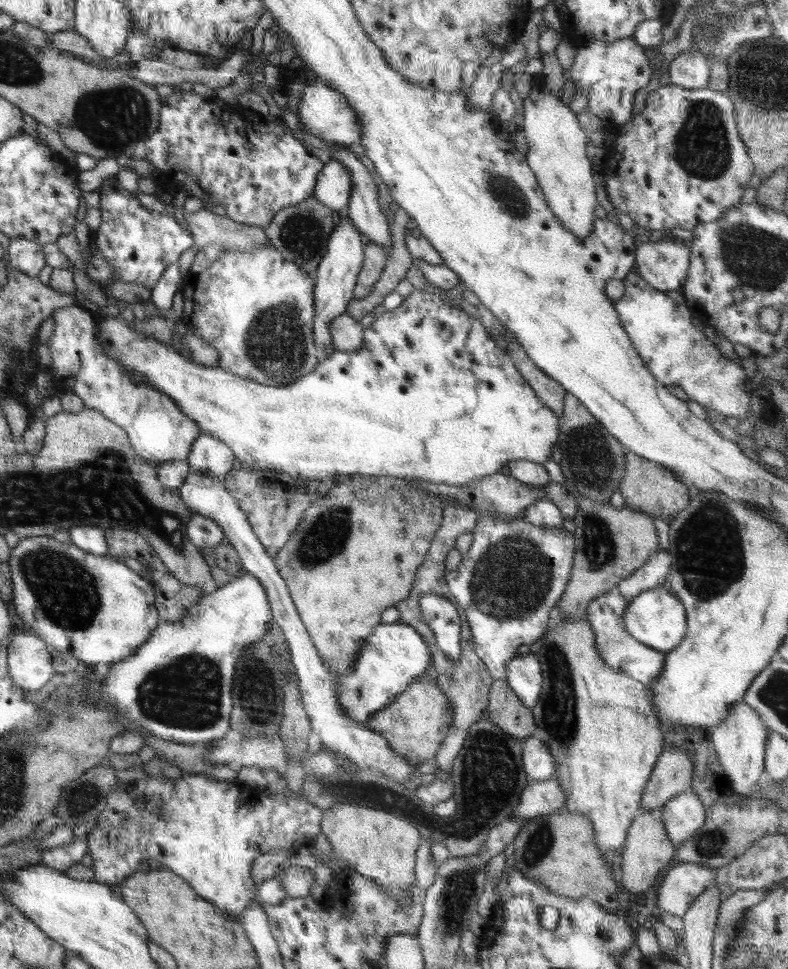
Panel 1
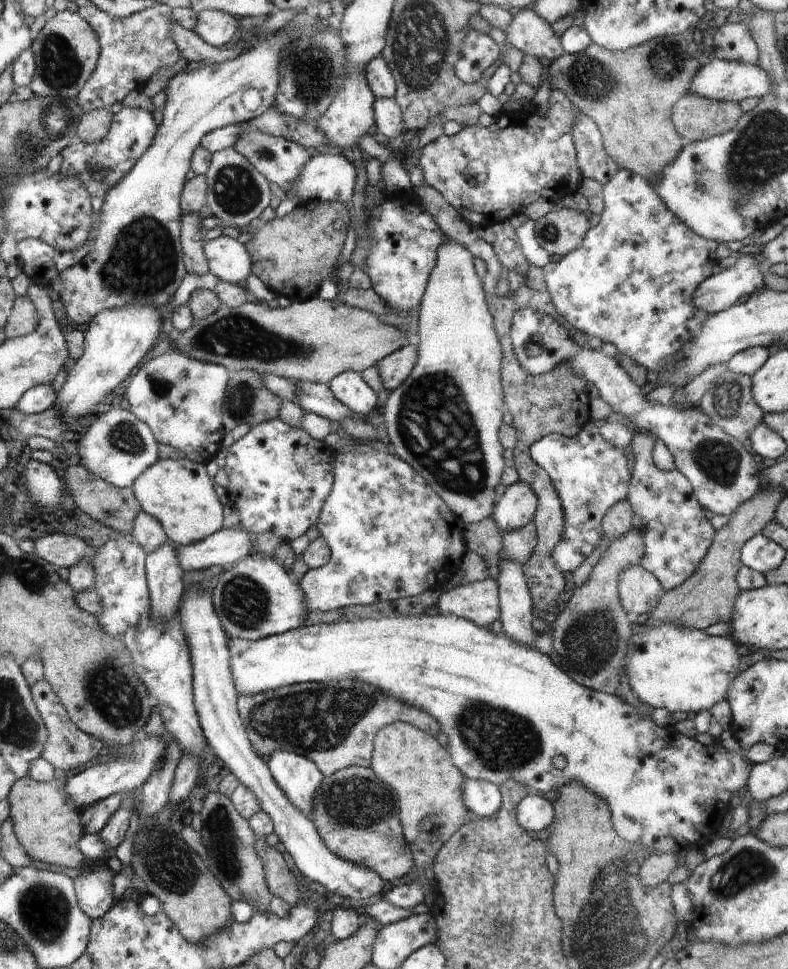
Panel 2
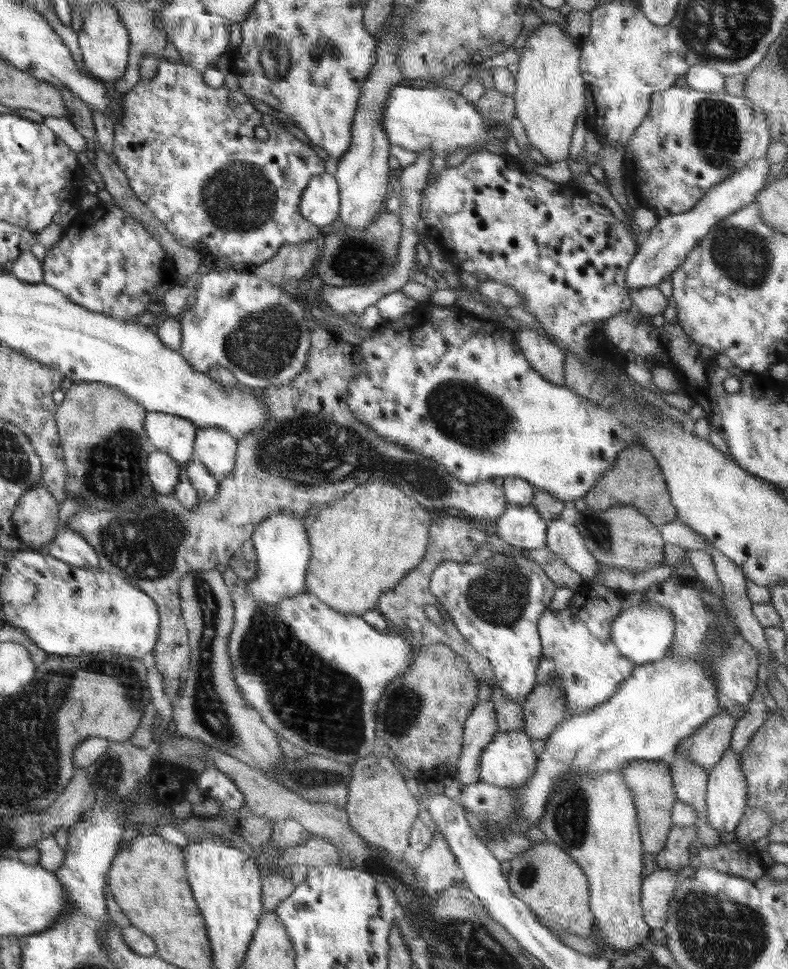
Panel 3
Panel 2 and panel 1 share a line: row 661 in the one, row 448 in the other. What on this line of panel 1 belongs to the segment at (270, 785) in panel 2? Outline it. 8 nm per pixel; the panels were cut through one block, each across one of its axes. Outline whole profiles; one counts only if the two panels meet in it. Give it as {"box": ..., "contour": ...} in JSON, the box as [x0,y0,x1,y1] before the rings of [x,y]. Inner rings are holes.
{"box":[187,433,235,481],"contour":[[[201,433],[192,445],[187,462],[192,473],[223,481],[235,459],[226,443],[211,434]]]}

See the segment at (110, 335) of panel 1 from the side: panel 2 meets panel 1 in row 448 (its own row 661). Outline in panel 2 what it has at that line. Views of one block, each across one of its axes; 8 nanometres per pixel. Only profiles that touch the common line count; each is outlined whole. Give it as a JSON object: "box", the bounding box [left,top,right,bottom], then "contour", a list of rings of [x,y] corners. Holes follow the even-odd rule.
{"box":[227,612,753,856],"contour":[[[436,612],[427,613],[419,617],[396,615],[395,617],[358,618],[352,621],[342,620],[334,624],[319,624],[316,626],[301,624],[298,628],[288,632],[267,636],[257,641],[232,638],[228,641],[227,647],[230,653],[231,671],[233,672],[235,689],[238,695],[271,691],[292,686],[293,684],[307,683],[308,681],[323,683],[324,681],[350,679],[367,682],[369,686],[372,685],[376,688],[377,692],[382,690],[384,695],[392,695],[404,704],[408,703],[412,707],[421,708],[429,712],[430,716],[437,720],[441,731],[448,736],[447,749],[451,754],[453,763],[466,779],[483,780],[498,786],[505,780],[512,779],[519,783],[524,783],[527,789],[530,788],[530,792],[539,795],[552,790],[552,788],[560,789],[562,785],[572,781],[579,782],[583,787],[591,790],[592,793],[607,802],[611,810],[614,830],[620,838],[631,843],[642,843],[656,853],[672,852],[672,854],[678,856],[685,856],[686,852],[693,846],[705,848],[714,840],[718,825],[721,824],[722,818],[730,810],[728,805],[731,797],[735,793],[741,797],[748,797],[747,783],[753,764],[747,761],[741,752],[730,752],[726,748],[722,748],[722,745],[721,748],[717,748],[716,744],[721,744],[720,741],[714,742],[712,746],[702,745],[695,738],[686,738],[686,736],[682,736],[678,732],[672,732],[672,728],[660,727],[652,721],[651,712],[646,715],[640,715],[635,707],[626,704],[616,695],[609,695],[582,687],[560,667],[557,667],[547,654],[540,653],[537,649],[526,645],[519,645],[517,642],[510,640],[504,633],[497,636],[491,632],[490,628],[479,627],[465,618]],[[556,756],[564,756],[566,758],[566,766],[564,768],[556,768],[554,762],[552,762]]]}

